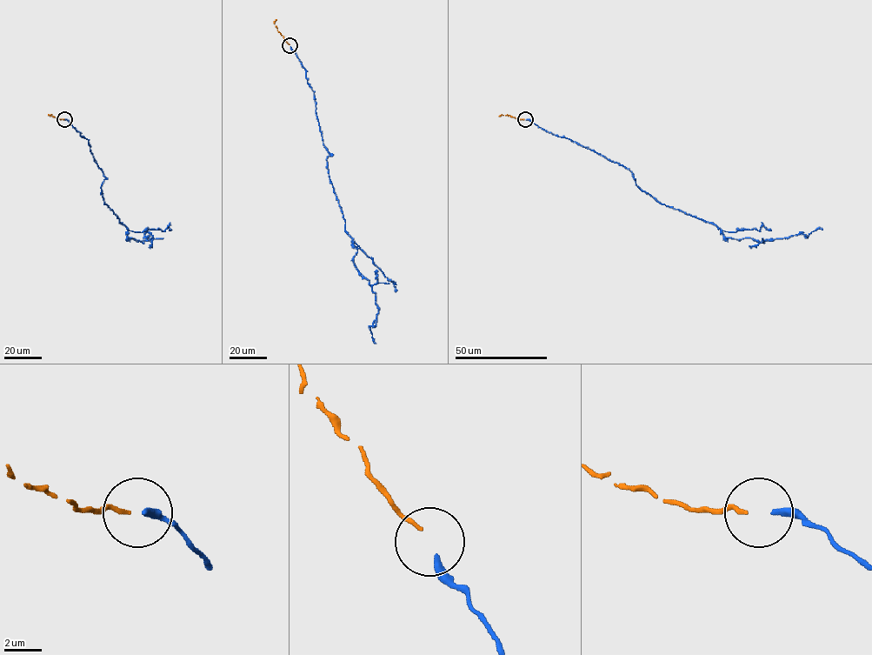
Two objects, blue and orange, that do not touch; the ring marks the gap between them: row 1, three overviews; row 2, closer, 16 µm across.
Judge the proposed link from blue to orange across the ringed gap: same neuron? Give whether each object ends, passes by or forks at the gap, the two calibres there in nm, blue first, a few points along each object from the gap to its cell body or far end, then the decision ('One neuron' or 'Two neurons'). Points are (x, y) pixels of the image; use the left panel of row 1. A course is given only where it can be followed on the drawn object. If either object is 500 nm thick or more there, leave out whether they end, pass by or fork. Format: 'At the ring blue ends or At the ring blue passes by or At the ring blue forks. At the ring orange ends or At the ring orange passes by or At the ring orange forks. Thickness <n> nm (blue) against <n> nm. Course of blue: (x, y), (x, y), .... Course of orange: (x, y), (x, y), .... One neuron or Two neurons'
At the ring blue ends. At the ring orange ends. Thickness 320 nm (blue) against 220 nm. Course of blue: (65, 119), (88, 140), (107, 178), (103, 198), (126, 228), (128, 240), (149, 239), (144, 233), (150, 230). Course of orange: (63, 119), (49, 115), (50, 116). One neuron

